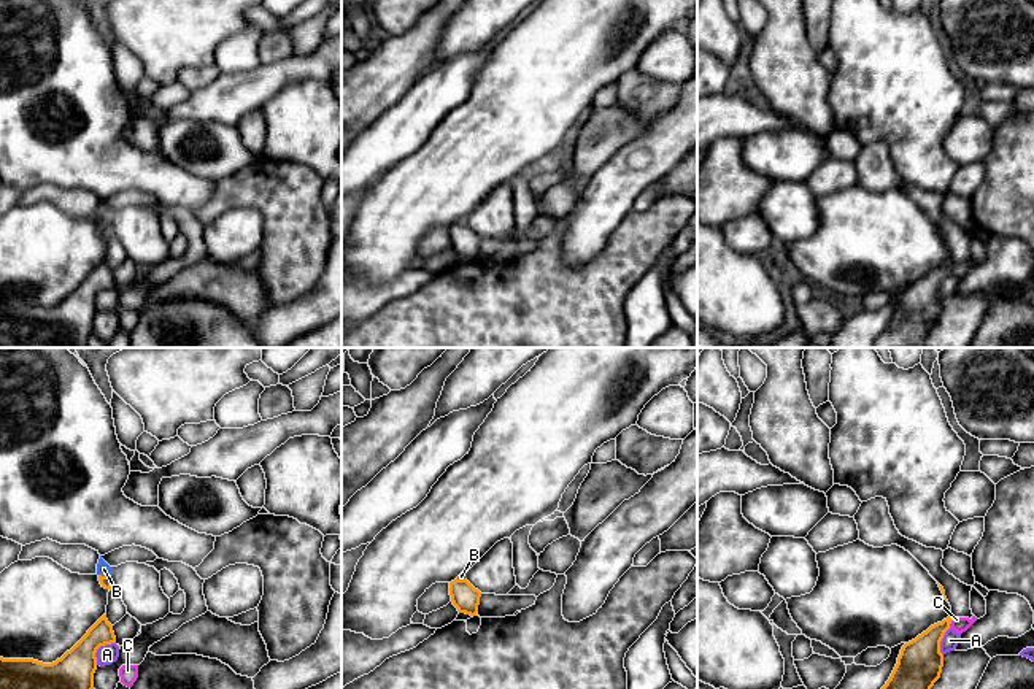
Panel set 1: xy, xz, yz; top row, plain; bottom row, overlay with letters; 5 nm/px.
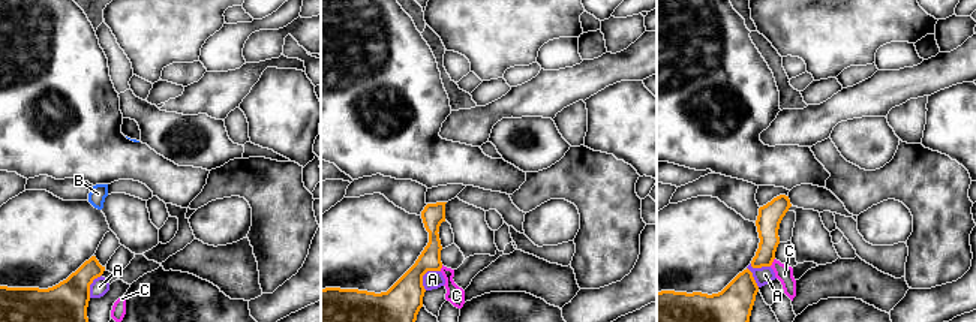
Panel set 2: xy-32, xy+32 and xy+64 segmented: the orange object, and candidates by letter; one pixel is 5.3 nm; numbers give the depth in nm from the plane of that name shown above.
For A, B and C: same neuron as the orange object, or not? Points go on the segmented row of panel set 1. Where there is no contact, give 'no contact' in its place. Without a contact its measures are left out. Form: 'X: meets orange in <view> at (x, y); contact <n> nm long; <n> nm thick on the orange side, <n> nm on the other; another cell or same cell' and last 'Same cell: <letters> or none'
A: meets orange in xy at (99, 646); contact 160 nm long; 190 nm thick on the orange side, 100 nm on the other; another cell
B: meets orange in xy at (105, 577); contact 70 nm long; 60 nm thick on the orange side, 70 nm on the other; another cell
C: meets orange in yz at (950, 623); contact 70 nm long; 220 nm thick on the orange side, 80 nm on the other; another cell
Same cell: none

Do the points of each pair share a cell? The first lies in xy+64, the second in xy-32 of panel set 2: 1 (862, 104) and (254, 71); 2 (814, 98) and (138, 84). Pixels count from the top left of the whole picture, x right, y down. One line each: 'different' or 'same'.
1: same
2: different

